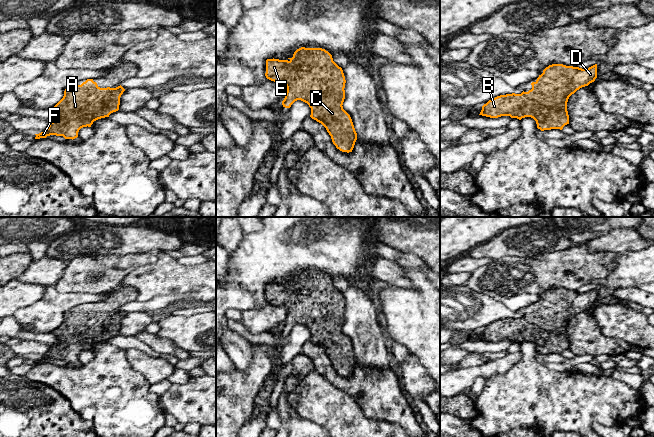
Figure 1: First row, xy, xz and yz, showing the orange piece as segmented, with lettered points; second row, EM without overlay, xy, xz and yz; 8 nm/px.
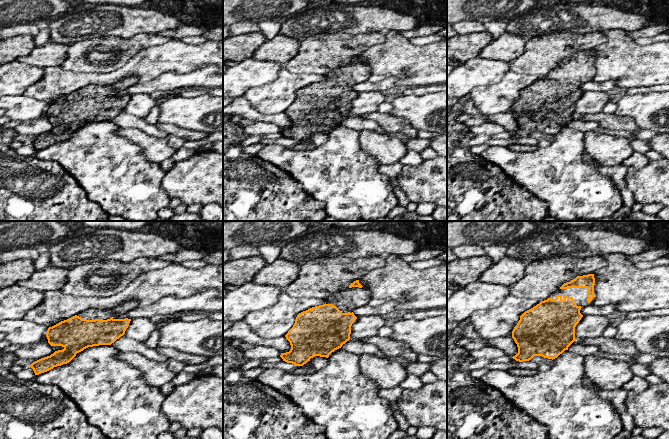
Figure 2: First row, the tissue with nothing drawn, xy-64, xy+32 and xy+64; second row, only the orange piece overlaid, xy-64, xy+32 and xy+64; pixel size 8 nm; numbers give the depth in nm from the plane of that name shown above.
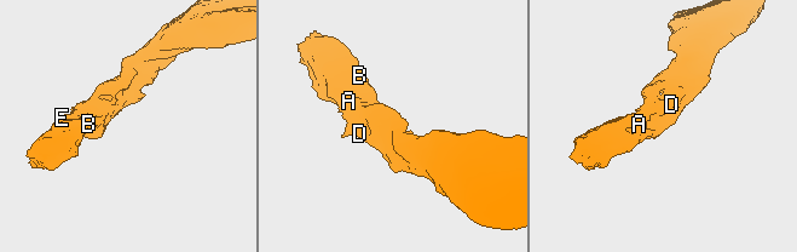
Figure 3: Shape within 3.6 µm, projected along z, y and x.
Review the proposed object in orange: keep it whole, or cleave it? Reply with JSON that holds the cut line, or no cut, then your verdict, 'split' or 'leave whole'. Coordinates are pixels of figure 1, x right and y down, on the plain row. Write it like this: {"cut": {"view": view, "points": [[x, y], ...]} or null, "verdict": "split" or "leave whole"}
{"cut": null, "verdict": "leave whole"}

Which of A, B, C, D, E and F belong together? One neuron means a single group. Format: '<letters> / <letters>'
A B C D E F

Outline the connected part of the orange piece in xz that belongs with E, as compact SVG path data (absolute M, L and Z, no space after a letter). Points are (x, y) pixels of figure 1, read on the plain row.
M301 271L287 284L267 283L265 300L271 305L286 309L283 331L290 332L297 324L307 327L311 332L310 341L326 352L336 372L342 376L352 376L357 357L350 339L342 330L346 304L342 292L333 285L328 275L322 272Z

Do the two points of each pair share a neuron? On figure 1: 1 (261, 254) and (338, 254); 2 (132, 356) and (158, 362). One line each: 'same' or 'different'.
1: same
2: same

